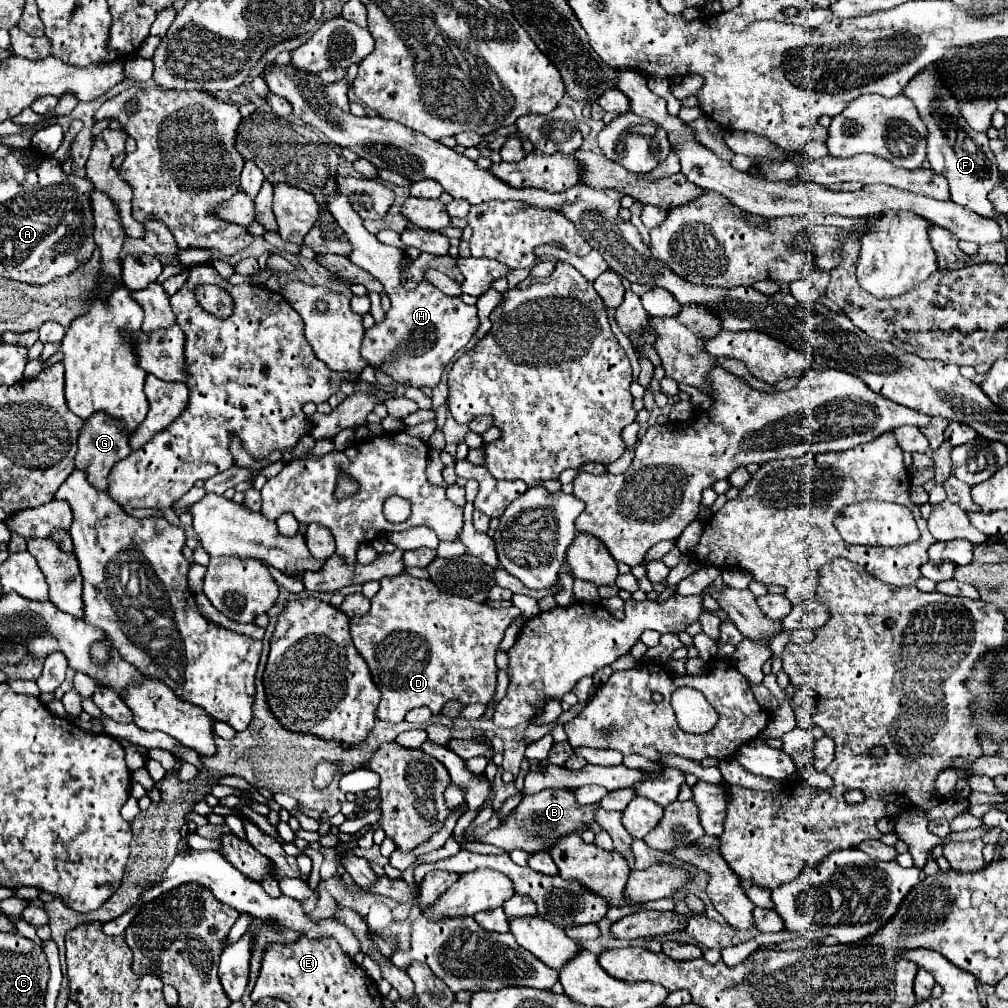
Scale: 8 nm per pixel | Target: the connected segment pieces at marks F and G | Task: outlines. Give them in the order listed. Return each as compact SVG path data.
M933 65L917 73L909 85L903 89L903 95L913 99L919 117L923 119L927 127L927 159L931 163L931 169L945 177L949 183L951 201L955 201L961 207L967 207L979 215L993 217L995 209L989 203L987 195L995 187L999 179L999 169L995 163L995 157L989 149L989 137L987 133L975 131L967 125L959 111L959 101L953 97L949 87L943 81L941 71Z
M93 413L93 417L89 417L81 431L79 431L79 439L77 439L77 455L75 455L75 469L81 469L87 473L87 481L105 491L107 489L107 475L111 471L111 467L125 459L131 453L129 449L129 433L125 429L123 421L115 421L113 417L105 415L105 413Z

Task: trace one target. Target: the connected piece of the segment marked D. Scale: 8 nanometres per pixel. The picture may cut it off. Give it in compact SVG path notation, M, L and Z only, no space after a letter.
M407 573L381 579L381 589L371 599L369 613L351 619L353 643L367 661L373 681L381 691L377 717L389 723L399 723L405 719L407 711L415 707L429 707L433 715L439 715L443 705L451 699L489 703L497 689L497 647L505 629L519 617L519 613L517 607L491 607L487 603L441 593L429 579L415 579Z

